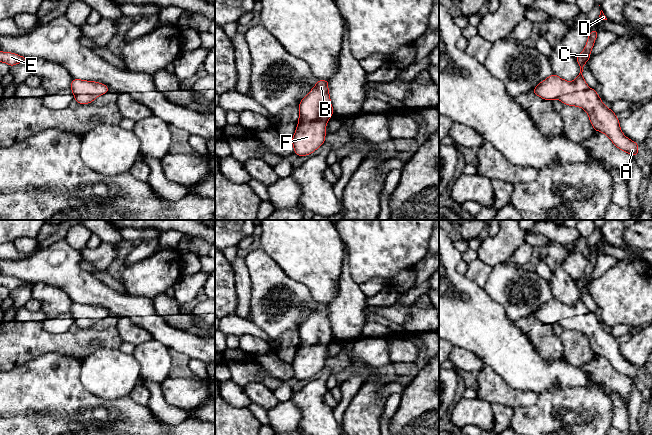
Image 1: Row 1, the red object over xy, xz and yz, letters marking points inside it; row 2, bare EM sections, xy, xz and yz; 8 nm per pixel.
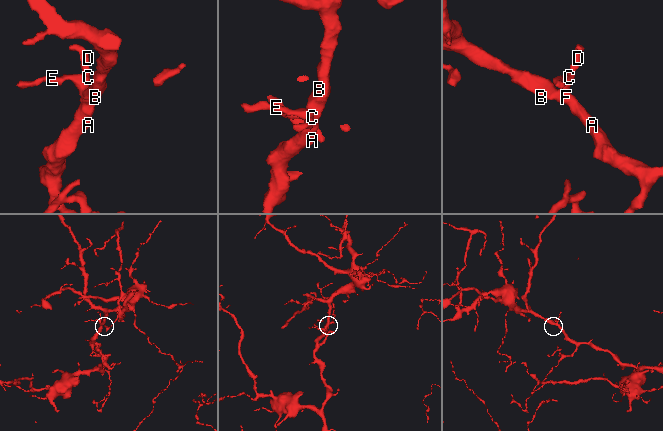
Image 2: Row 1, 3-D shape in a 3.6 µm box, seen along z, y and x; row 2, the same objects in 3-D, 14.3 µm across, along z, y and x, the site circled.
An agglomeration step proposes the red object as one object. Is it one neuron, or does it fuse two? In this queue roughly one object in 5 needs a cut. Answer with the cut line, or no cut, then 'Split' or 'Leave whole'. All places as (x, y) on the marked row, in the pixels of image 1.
No split. Leave whole

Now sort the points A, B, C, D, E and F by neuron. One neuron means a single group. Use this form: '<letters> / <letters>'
A B C D E F

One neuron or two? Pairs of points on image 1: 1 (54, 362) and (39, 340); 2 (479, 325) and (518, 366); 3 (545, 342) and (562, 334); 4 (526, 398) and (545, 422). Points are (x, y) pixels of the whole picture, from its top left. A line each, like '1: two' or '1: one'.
1: two
2: one
3: two
4: two

